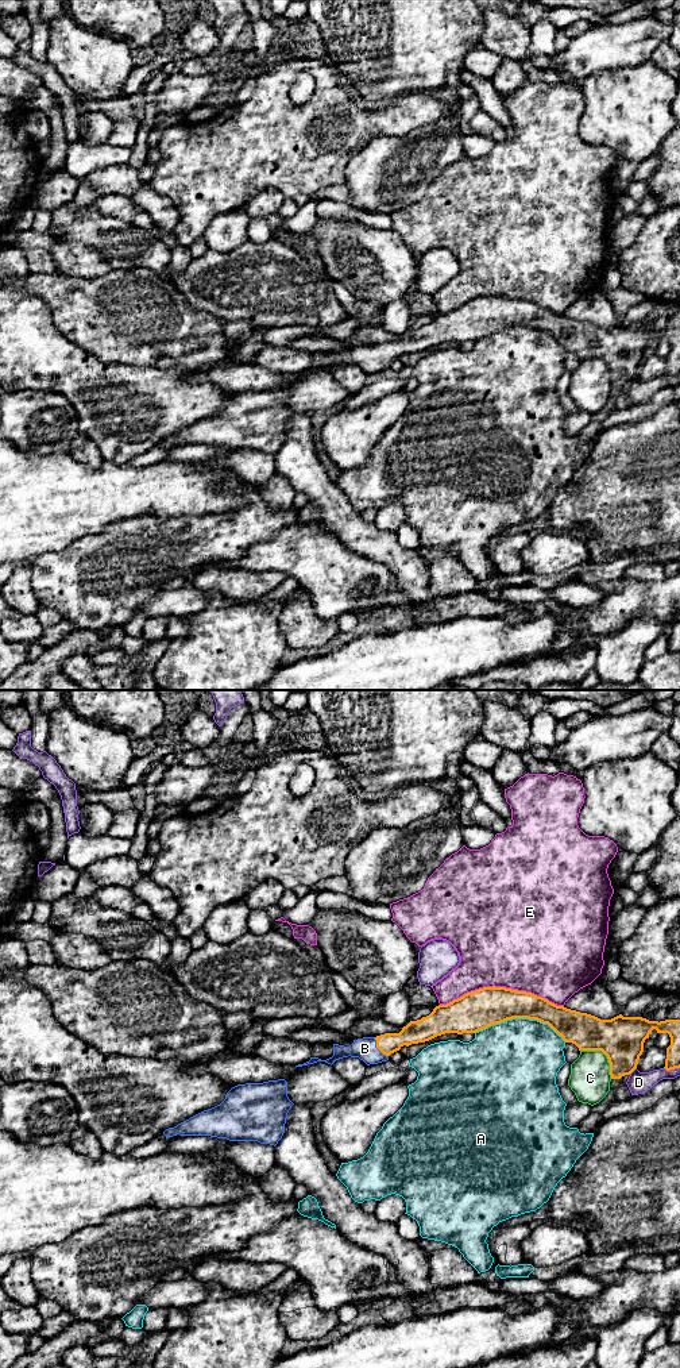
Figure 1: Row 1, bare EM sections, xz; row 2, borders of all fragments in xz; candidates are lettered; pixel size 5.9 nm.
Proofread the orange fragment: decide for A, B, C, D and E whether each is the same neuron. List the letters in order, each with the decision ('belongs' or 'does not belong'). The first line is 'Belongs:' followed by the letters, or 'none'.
Belongs: B
A: does not belong
B: belongs
C: does not belong
D: does not belong
E: does not belong

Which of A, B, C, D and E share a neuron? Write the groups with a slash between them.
A / B / C / D / E

